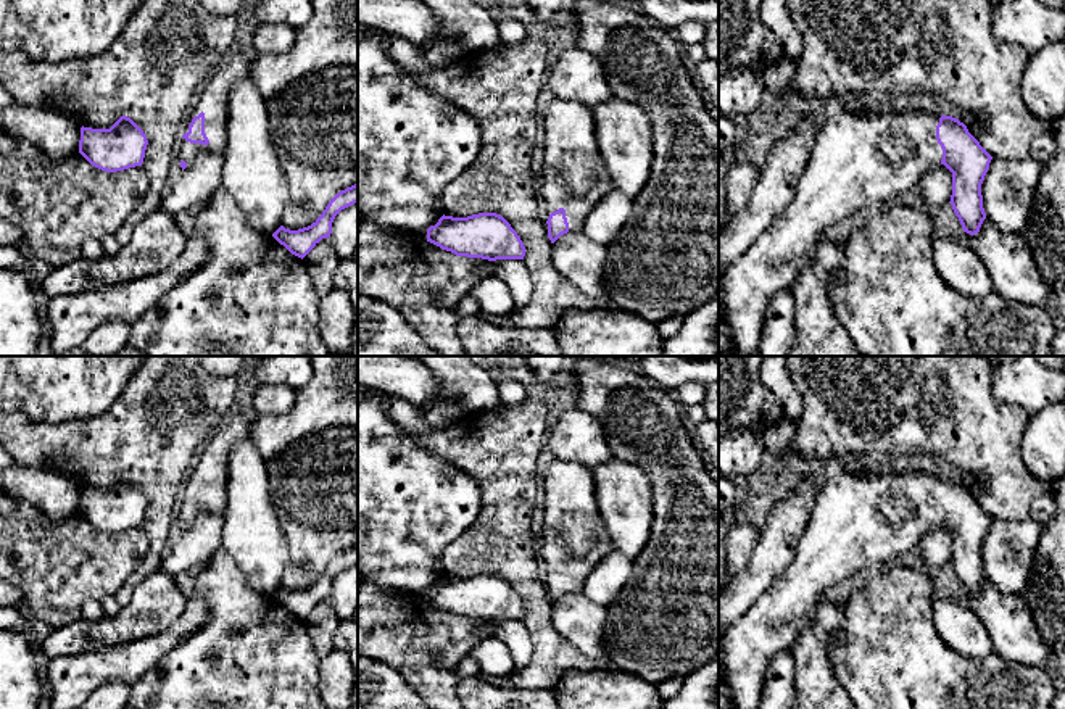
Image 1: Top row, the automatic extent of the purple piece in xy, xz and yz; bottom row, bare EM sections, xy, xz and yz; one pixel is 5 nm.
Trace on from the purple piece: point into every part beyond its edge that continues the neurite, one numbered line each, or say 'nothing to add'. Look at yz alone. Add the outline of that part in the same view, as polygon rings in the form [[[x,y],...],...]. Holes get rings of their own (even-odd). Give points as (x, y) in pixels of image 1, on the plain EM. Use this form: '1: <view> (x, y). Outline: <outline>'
1: yz (862, 519). Outline: [[[846,467],[828,479],[817,496],[806,533],[801,537],[786,572],[719,640],[725,680],[731,690],[735,709],[760,709],[770,661],[778,653],[793,651],[798,636],[812,625],[815,609],[828,588],[847,582],[856,574],[889,558],[912,551],[933,527],[941,524],[943,509],[936,501],[936,487],[941,477],[941,472],[931,467],[902,474],[875,471],[859,474],[852,467]]]

